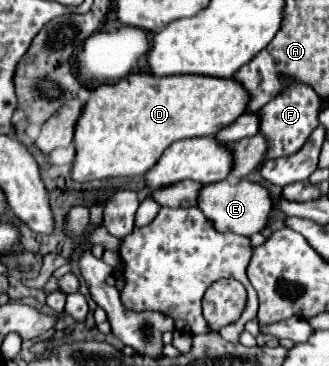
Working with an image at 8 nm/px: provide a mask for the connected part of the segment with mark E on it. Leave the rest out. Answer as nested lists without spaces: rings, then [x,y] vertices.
[[[240,179],[240,181],[220,181],[216,185],[204,185],[198,193],[198,209],[204,213],[204,217],[208,221],[212,221],[212,227],[220,233],[236,233],[236,235],[254,235],[260,233],[270,217],[272,211],[272,203],[270,203],[270,195],[268,189]]]

